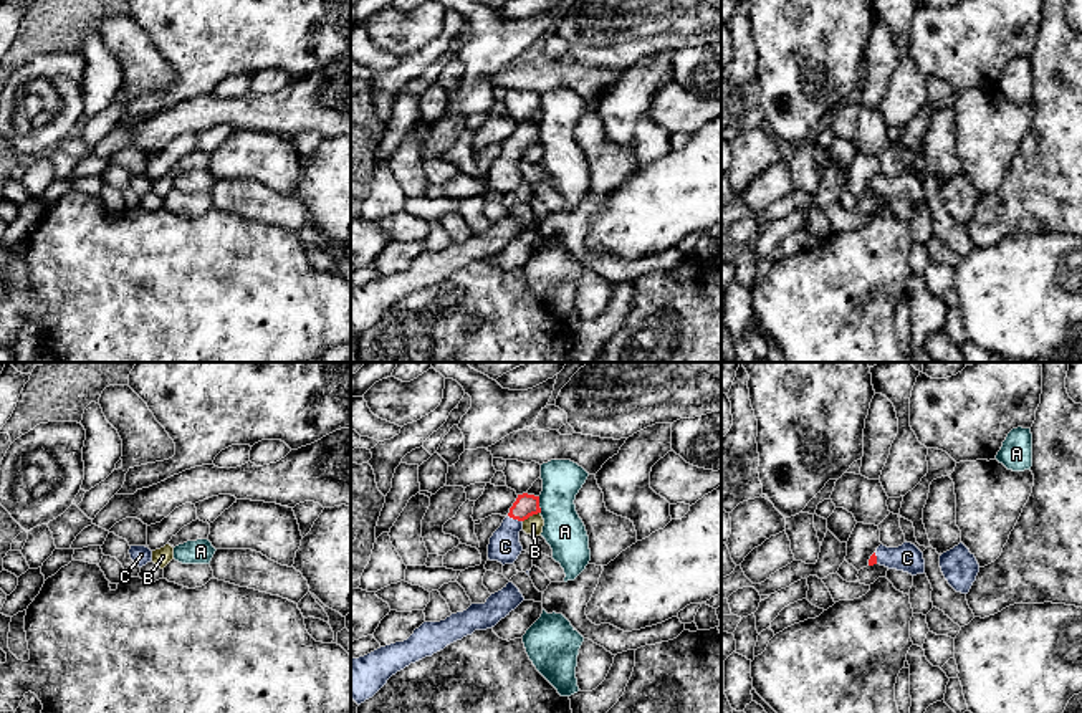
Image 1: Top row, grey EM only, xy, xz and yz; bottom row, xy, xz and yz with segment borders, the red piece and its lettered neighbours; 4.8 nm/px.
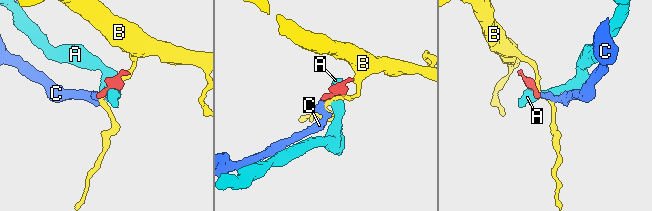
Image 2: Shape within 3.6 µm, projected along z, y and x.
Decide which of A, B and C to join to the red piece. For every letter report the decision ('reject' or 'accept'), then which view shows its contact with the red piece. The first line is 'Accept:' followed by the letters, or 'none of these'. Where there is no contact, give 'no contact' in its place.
Accept: C
A: reject; meets red in xz
B: reject; meets red in xz
C: accept; meets red in xz

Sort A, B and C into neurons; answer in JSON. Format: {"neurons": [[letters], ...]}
{"neurons": [["A"], ["B"], ["C"]]}

